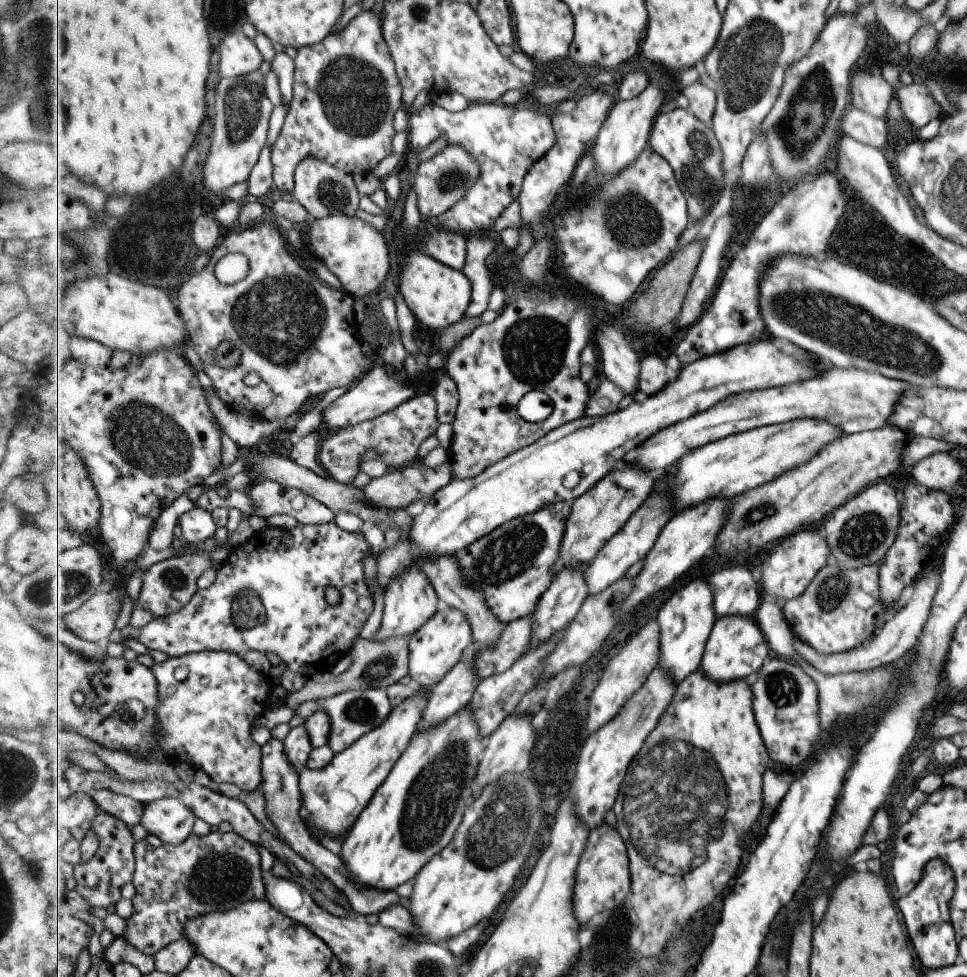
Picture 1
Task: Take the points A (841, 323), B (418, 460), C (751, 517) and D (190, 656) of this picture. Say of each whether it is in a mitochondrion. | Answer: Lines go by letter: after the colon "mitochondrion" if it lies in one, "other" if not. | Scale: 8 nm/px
A: mitochondrion
B: other
C: mitochondrion
D: other

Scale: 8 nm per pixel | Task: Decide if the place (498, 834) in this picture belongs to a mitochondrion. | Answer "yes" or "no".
yes

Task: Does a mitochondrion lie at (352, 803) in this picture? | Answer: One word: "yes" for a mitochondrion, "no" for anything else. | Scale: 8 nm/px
no

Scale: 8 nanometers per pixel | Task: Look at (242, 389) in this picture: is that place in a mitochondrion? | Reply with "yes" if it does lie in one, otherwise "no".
no

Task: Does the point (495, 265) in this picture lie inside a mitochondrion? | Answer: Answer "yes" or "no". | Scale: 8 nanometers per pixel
no

